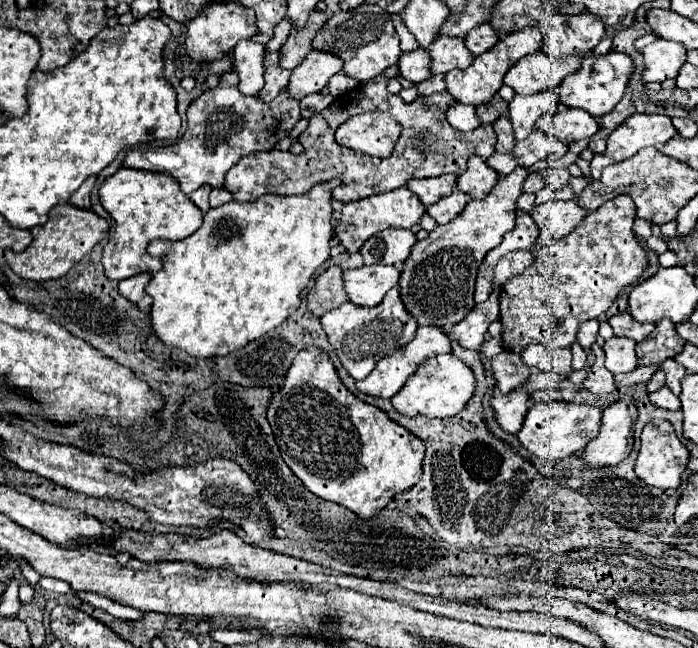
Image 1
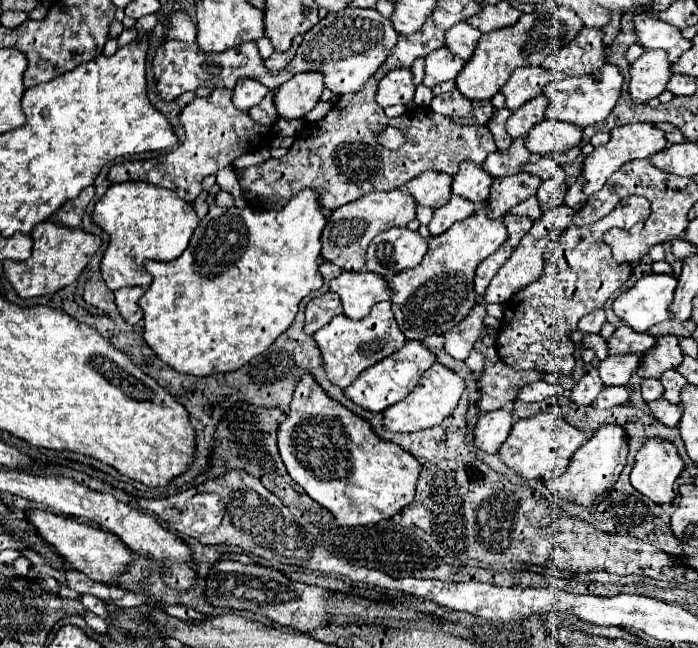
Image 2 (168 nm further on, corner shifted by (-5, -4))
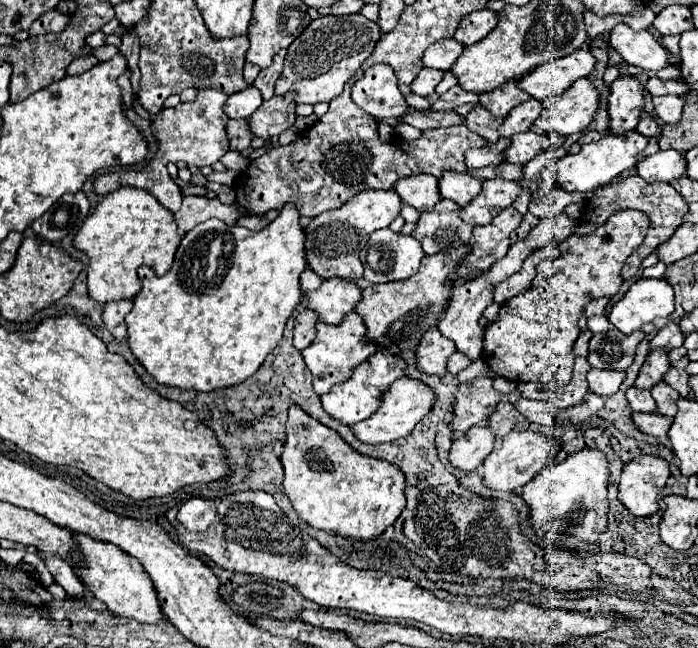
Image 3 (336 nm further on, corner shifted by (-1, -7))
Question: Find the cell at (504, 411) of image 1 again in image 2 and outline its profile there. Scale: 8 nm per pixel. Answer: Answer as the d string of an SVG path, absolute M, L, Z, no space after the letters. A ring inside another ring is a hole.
M505 410L485 412L479 416L479 420L475 424L473 444L487 454L497 454L501 444L509 436L511 426L513 426L511 412L505 412Z

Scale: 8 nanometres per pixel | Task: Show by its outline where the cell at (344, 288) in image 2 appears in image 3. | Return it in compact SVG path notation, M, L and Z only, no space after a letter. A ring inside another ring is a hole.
M327 279L319 289L307 291L307 307L319 313L319 319L329 325L337 325L343 321L347 313L351 313L359 299L361 287L349 279Z

